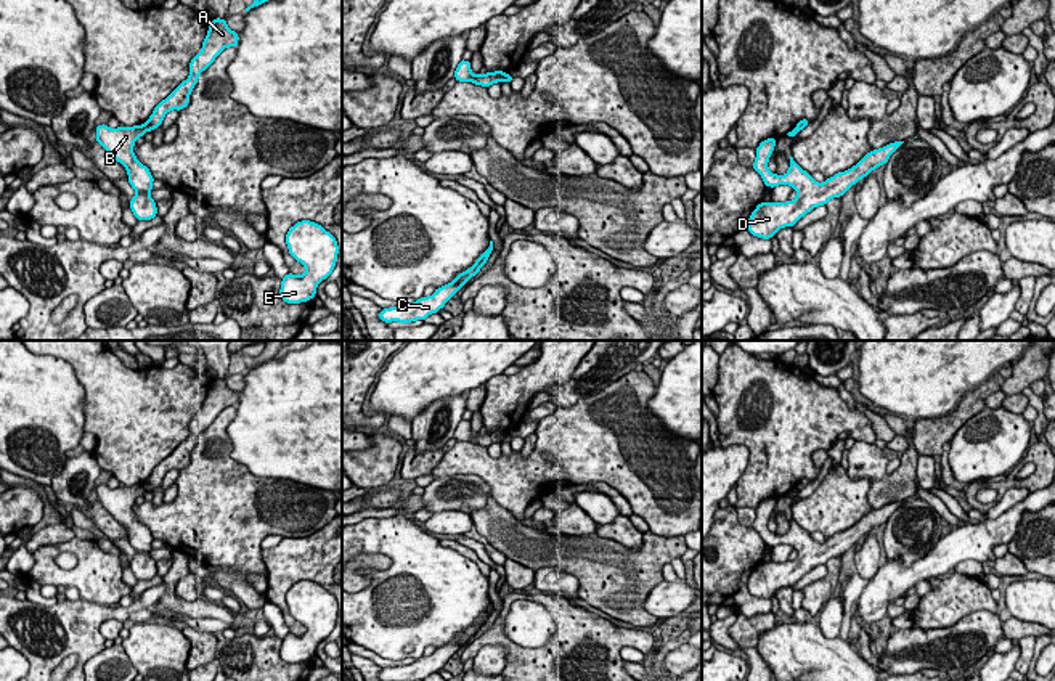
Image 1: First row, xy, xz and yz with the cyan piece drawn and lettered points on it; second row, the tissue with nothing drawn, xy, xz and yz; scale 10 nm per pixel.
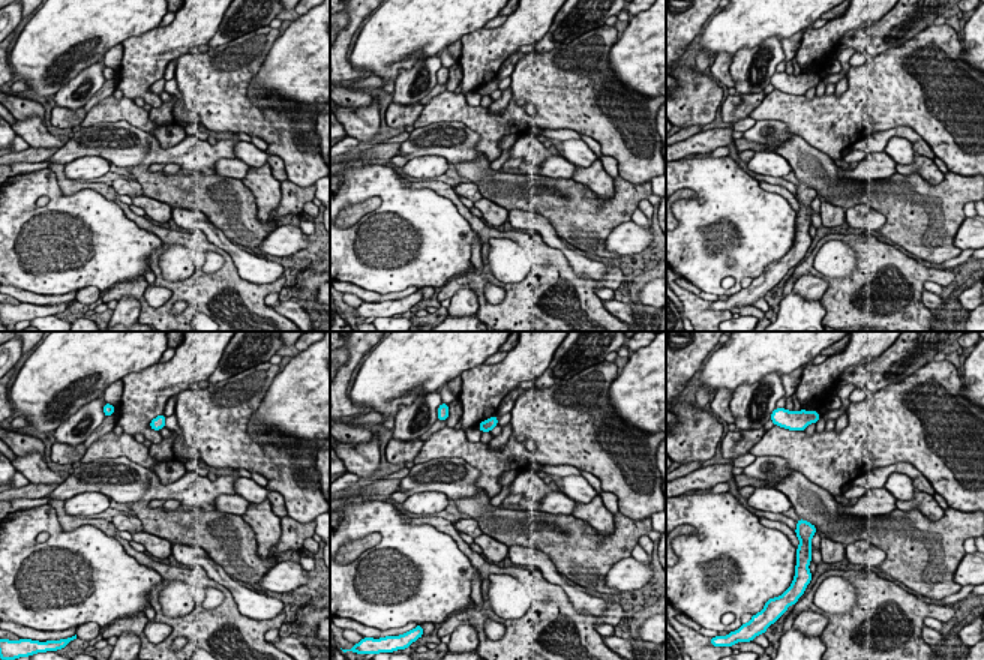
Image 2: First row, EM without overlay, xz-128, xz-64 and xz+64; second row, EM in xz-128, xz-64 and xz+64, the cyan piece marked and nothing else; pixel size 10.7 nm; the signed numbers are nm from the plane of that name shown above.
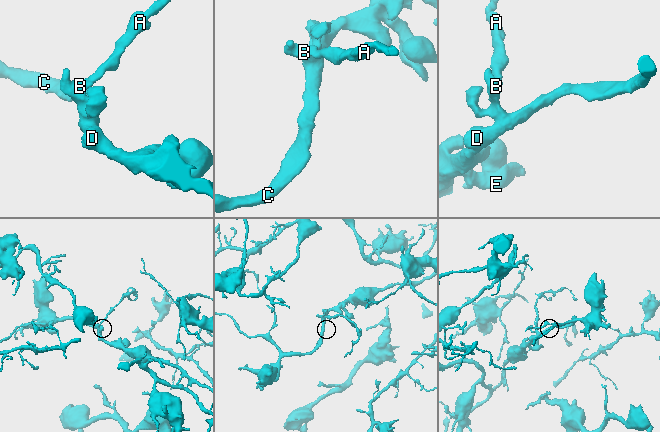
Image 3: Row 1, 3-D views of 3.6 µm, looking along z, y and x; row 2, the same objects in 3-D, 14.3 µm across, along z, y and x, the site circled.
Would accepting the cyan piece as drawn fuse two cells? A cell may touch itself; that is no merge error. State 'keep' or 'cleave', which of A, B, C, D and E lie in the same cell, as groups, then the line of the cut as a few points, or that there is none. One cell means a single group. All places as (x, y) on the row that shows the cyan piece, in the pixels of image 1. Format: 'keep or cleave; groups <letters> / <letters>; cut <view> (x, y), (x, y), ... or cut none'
cleave; groups A / B C D E; cut xy (142, 126), (146, 130)

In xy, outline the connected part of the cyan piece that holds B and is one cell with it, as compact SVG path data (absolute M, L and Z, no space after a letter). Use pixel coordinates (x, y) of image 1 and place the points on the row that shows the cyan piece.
M106 124L95 127L100 143L128 173L128 183L136 191L130 199L130 209L136 220L151 220L157 215L156 201L149 196L154 177L133 153L138 137L145 137L143 125L109 128Z

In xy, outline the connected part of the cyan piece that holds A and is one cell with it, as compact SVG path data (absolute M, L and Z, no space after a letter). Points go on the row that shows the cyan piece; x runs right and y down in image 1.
M215 18L210 21L202 48L189 63L189 77L154 108L149 119L143 124L143 128L153 132L156 127L161 127L169 111L181 111L186 108L199 74L206 71L225 48L238 47L238 40L239 35L226 26L226 19Z

